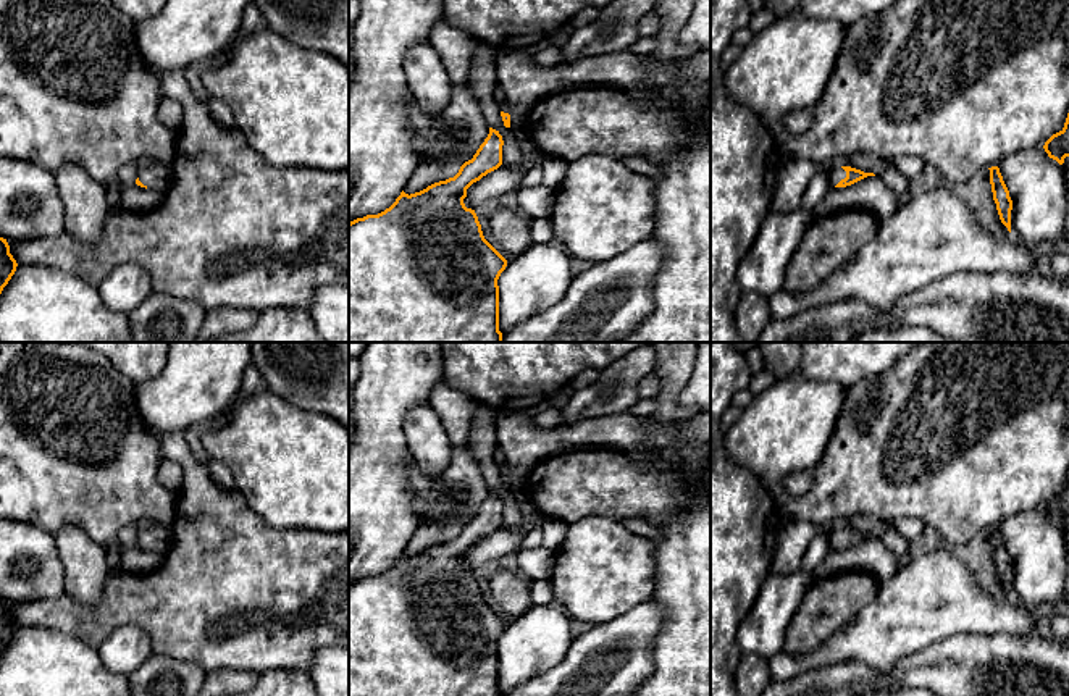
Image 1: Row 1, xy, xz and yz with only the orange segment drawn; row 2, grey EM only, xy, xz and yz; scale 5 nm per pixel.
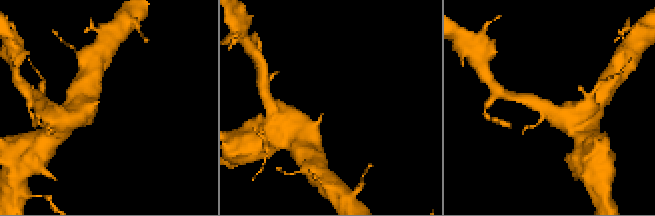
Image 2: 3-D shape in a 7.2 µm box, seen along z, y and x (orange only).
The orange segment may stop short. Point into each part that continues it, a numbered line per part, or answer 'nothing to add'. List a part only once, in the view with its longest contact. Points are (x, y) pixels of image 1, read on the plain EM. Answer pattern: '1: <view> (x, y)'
1: yz (835, 535)

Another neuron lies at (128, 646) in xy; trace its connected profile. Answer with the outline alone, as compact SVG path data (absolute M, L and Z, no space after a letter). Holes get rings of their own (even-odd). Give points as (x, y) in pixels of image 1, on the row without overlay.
M123 625L99 648L102 664L113 673L129 675L152 654L149 635L136 625Z

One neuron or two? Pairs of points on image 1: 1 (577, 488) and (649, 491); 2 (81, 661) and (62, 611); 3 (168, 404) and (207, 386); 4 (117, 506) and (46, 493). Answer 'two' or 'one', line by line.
1: one
2: two
3: one
4: one

